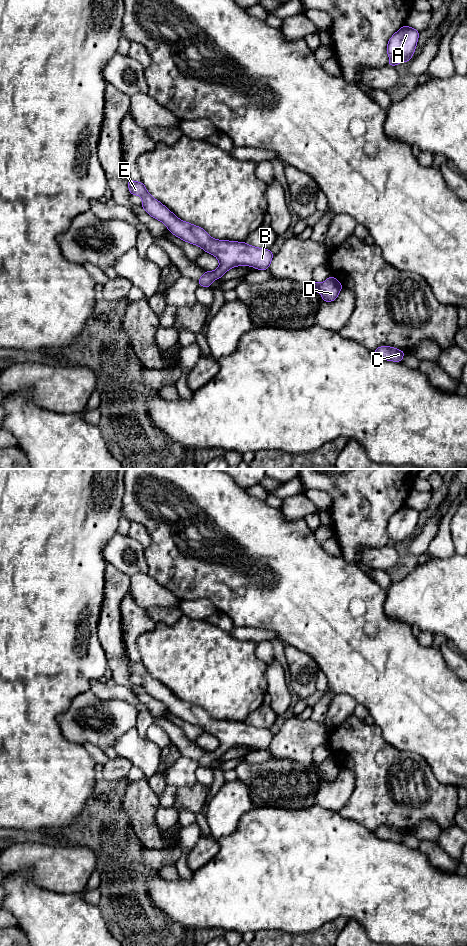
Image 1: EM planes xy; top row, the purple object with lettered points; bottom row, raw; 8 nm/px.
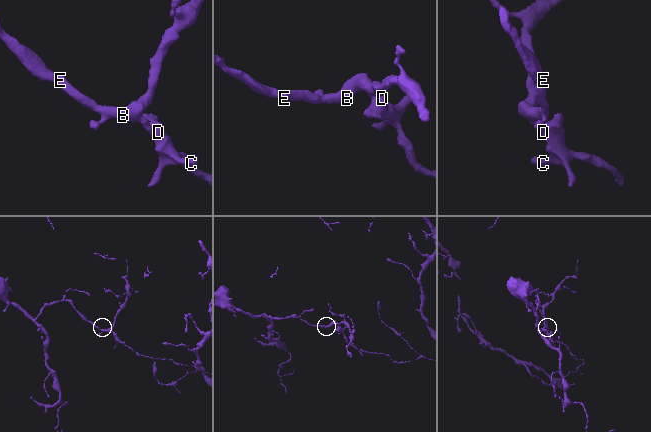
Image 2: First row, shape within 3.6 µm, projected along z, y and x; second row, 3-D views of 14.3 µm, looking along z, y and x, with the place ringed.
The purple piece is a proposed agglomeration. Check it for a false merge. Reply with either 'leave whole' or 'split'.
split

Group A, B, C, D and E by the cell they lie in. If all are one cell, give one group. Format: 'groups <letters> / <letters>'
groups A B E / C D

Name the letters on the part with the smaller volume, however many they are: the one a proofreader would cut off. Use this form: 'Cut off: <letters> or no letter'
Cut off: C, D

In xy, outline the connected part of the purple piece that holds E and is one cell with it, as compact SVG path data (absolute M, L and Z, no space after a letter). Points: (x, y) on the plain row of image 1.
M128 658L128 669L131 675L138 675L143 679L140 684L143 689L151 697L165 704L170 713L183 721L201 727L219 740L219 747L215 751L205 751L200 757L199 766L210 768L214 760L220 759L229 749L236 746L268 750L273 739L270 729L257 728L244 721L214 719L203 708L180 700L160 681L153 678L141 661L135 662Z

